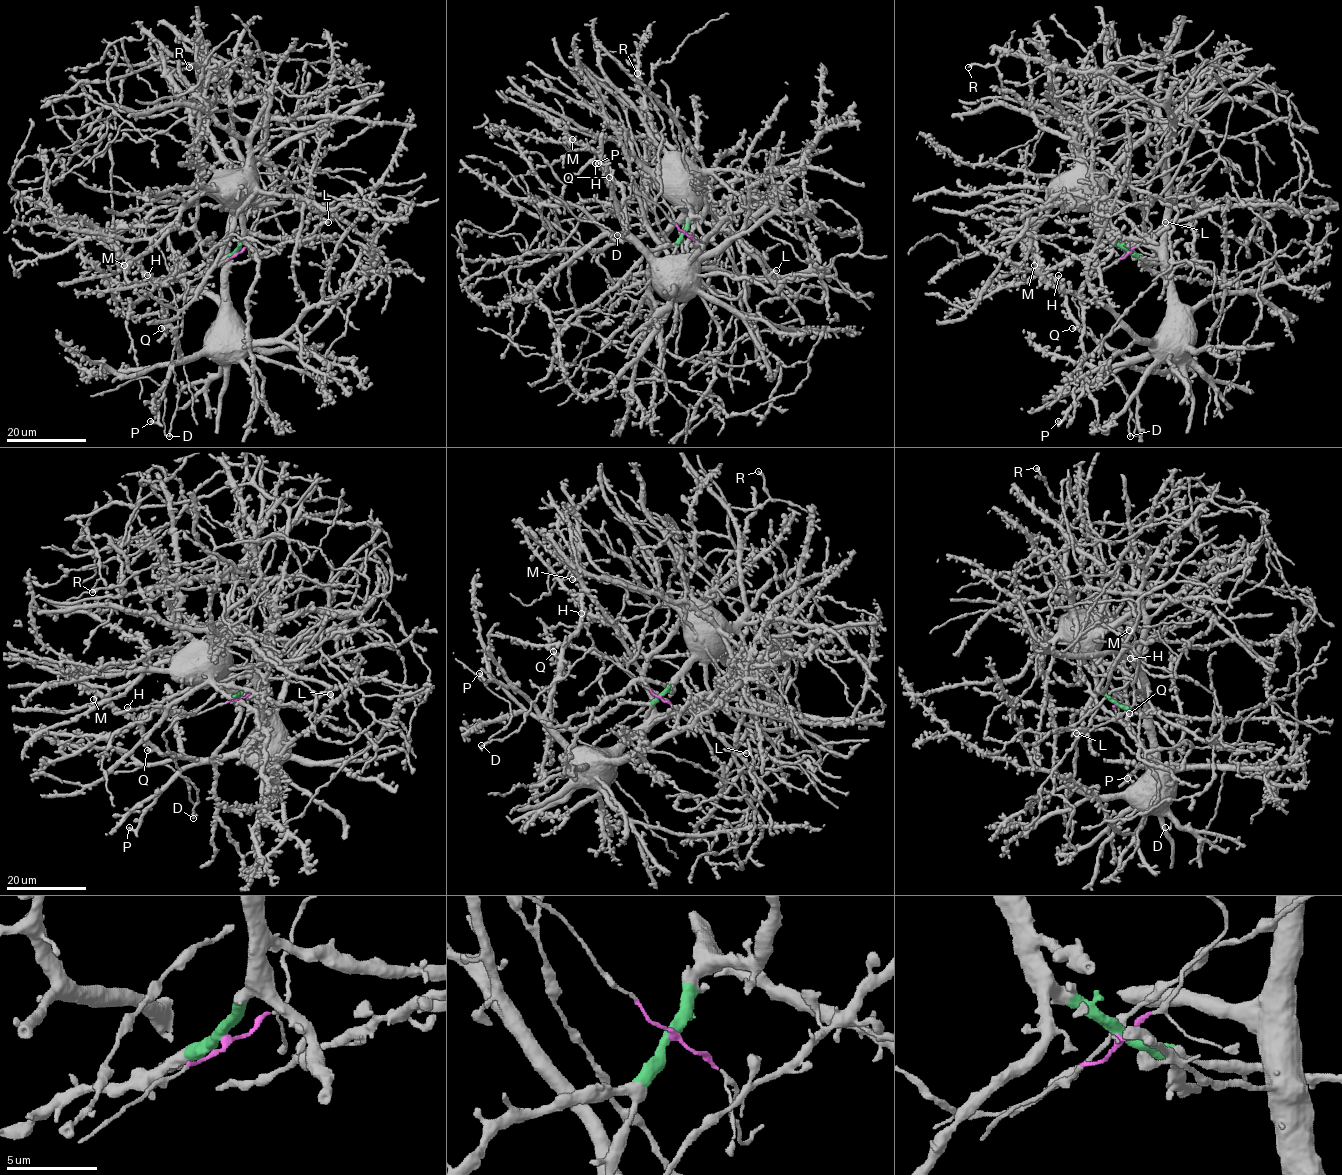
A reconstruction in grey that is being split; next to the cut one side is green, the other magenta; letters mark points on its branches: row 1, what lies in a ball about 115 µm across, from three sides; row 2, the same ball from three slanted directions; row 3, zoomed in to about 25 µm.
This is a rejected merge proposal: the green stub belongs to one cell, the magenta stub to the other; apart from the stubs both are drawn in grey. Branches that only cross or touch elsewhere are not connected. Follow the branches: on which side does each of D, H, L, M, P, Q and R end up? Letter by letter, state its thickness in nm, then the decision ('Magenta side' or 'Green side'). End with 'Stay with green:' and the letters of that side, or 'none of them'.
D: Thickness 180 nm. Magenta side
H: Thickness 280 nm. Magenta side
L: Thickness 400 nm. Green side
M: Thickness 500 nm. Magenta side
P: Thickness 480 nm. Magenta side
Q: Thickness 440 nm. Magenta side
R: Thickness 320 nm. Green side
Stay with green: L, R

